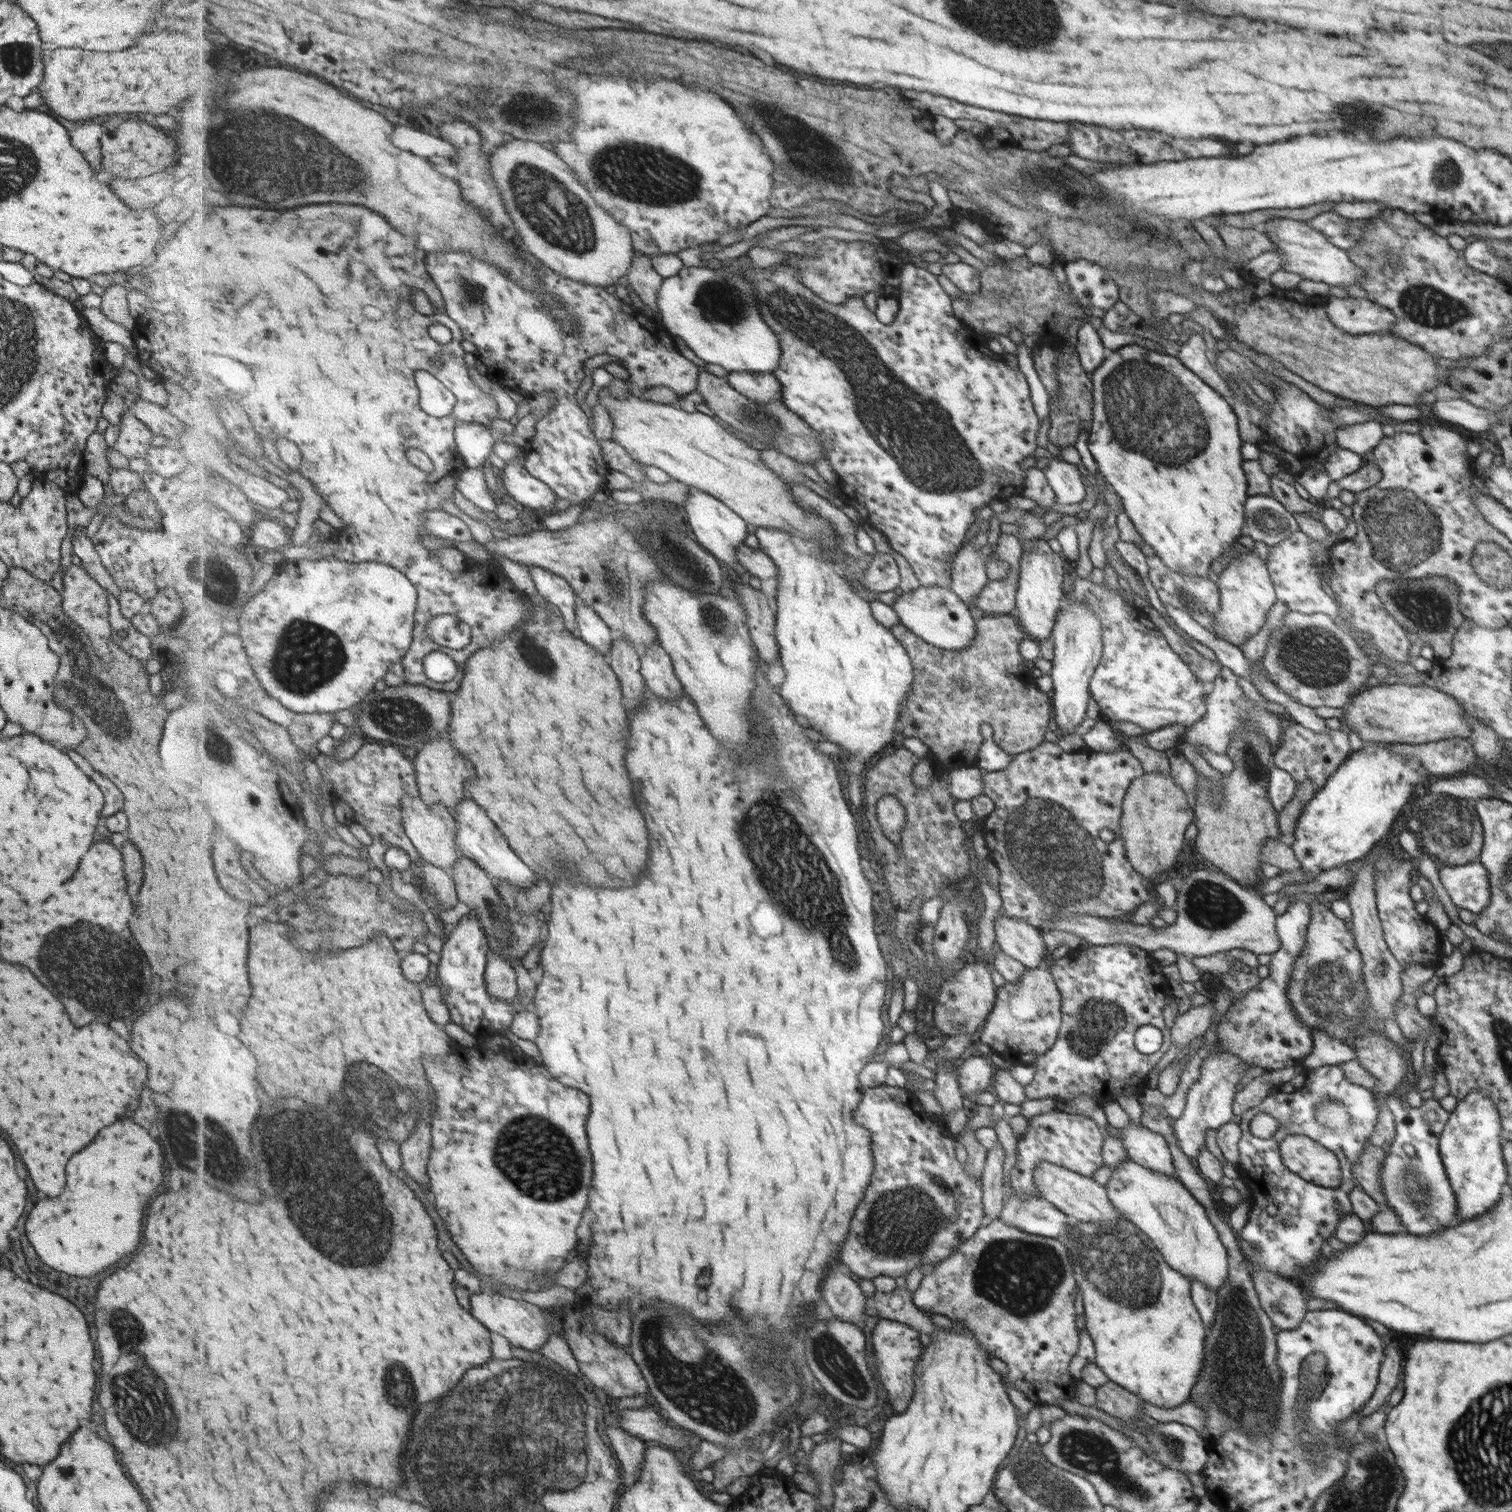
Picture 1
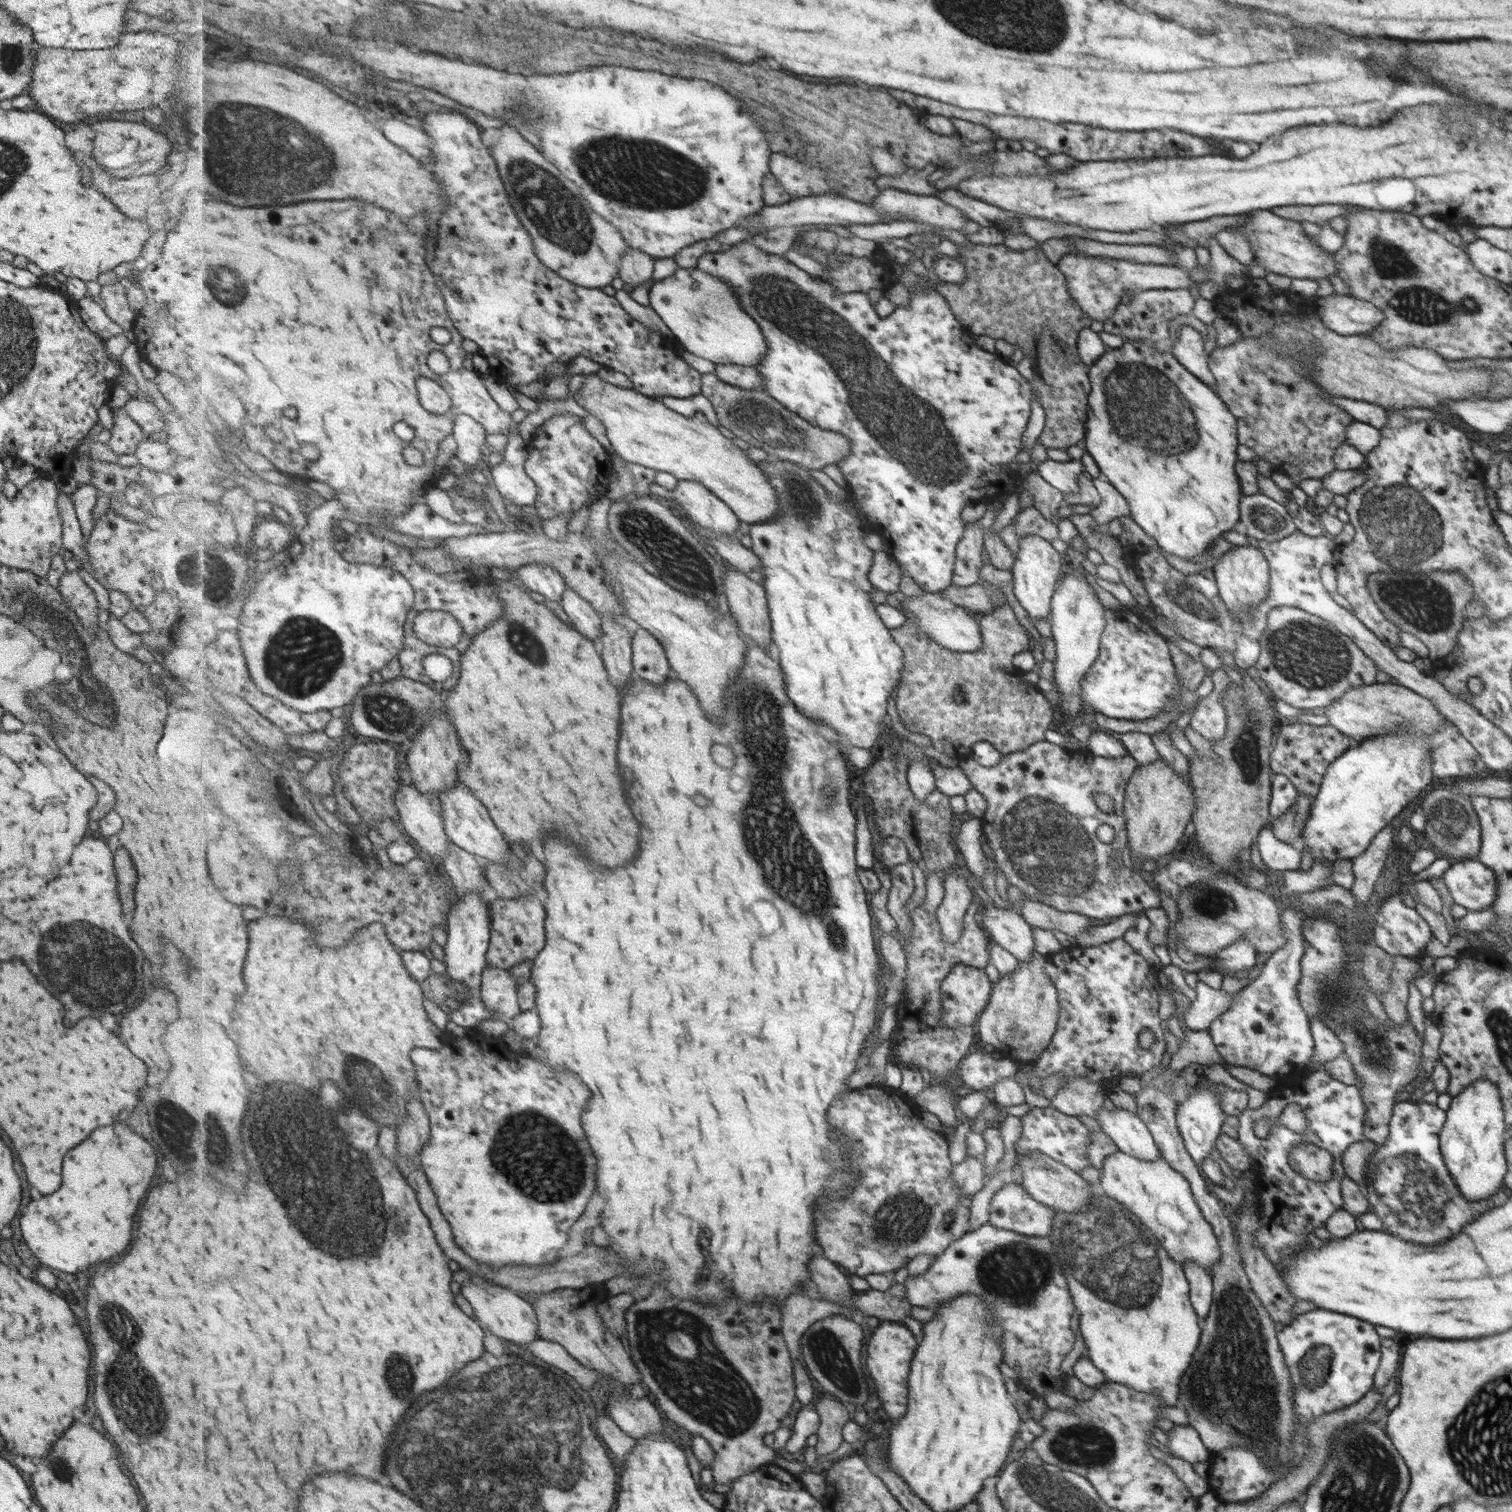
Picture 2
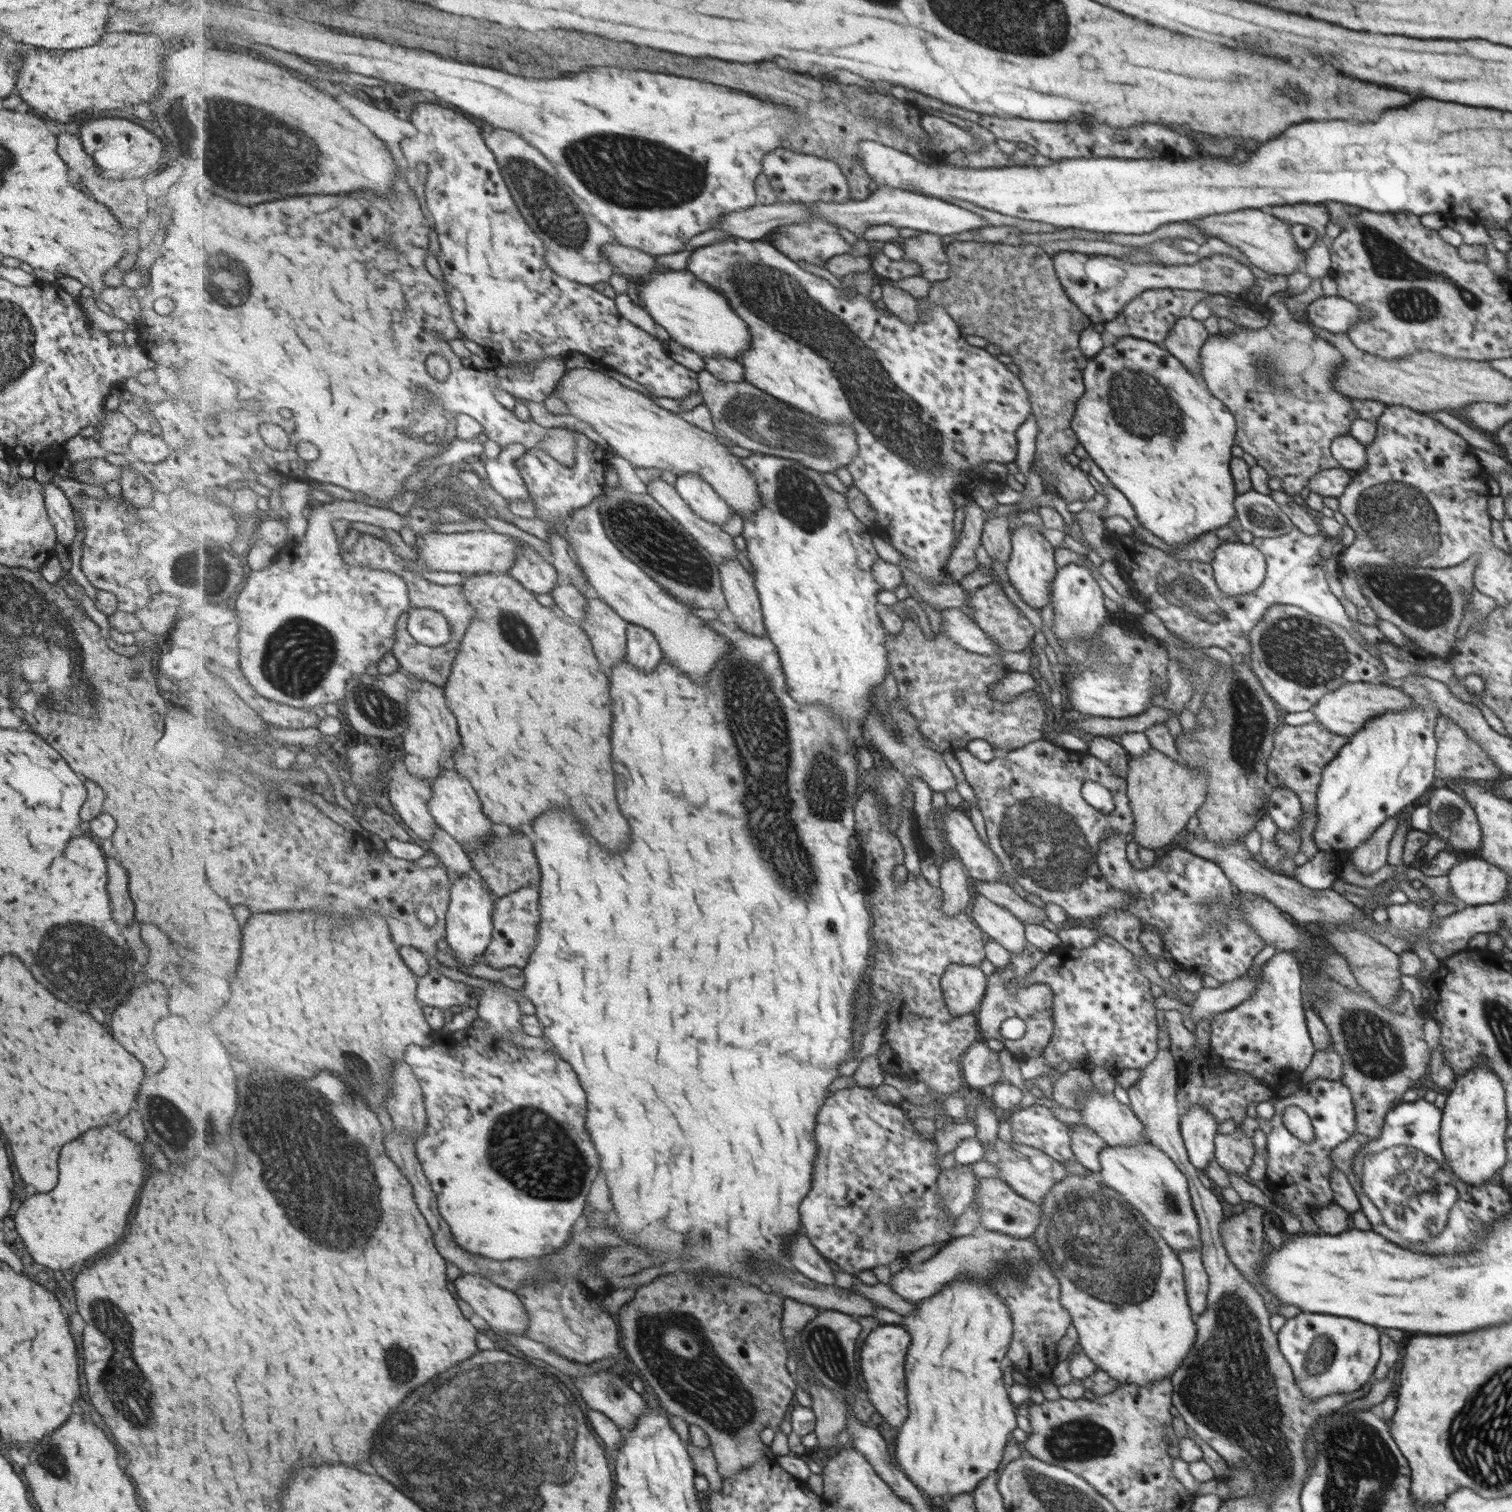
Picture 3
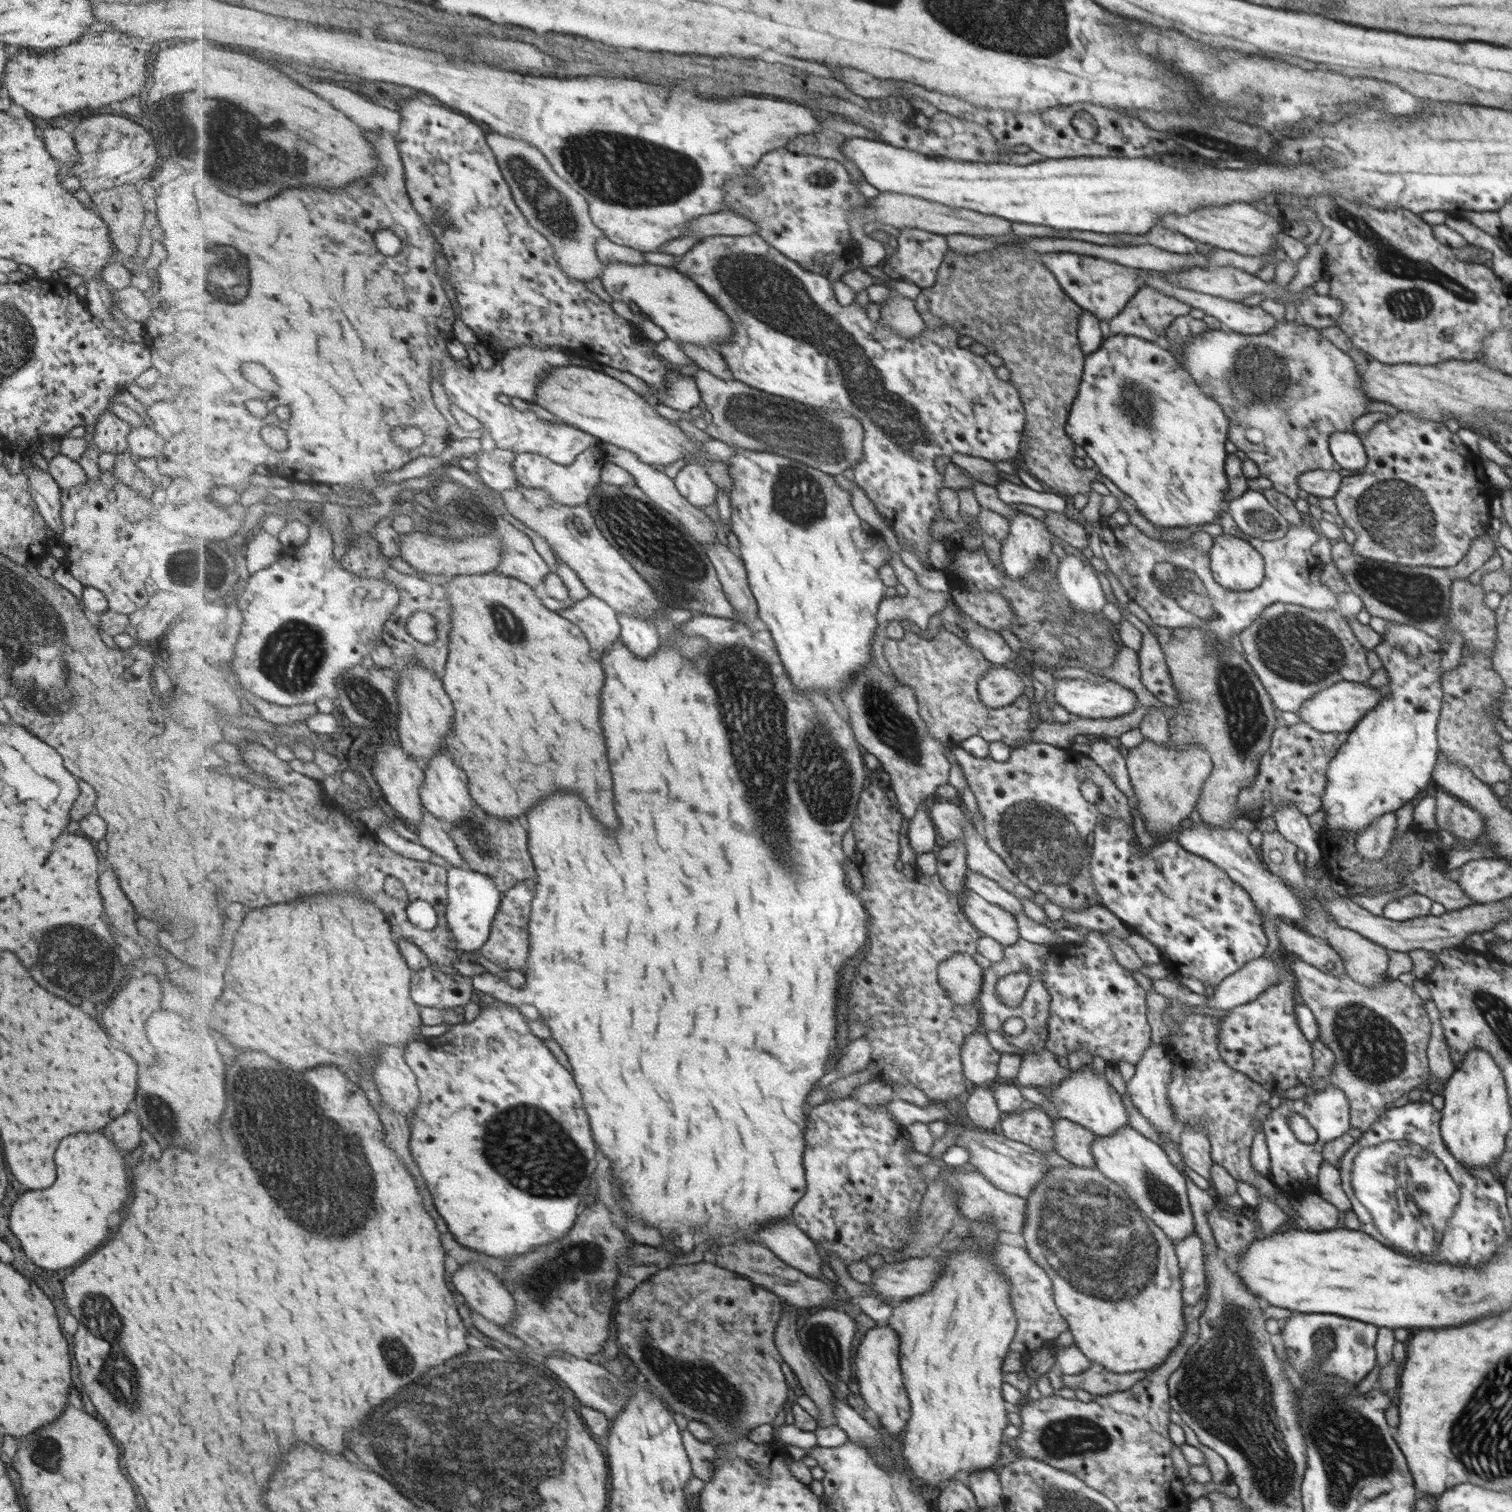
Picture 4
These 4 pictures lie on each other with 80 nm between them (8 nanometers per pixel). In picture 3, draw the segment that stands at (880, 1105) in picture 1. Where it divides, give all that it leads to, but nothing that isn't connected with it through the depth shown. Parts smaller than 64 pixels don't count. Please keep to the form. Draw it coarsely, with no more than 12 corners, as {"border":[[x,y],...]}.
{"border":[[871,1088],[815,1118],[803,1232],[858,1276],[949,1239],[935,1140]]}

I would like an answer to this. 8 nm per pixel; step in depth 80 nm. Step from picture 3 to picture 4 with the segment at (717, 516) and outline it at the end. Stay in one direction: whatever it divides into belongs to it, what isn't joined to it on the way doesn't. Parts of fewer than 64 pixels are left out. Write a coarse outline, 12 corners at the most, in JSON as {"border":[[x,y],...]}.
{"border":[[689,463],[674,479],[701,509],[718,501],[707,467]]}

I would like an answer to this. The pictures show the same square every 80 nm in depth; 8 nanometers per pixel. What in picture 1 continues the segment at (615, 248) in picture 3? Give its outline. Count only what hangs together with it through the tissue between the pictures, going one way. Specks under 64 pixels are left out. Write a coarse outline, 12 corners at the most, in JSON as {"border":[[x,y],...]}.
{"border":[[648,255],[634,256],[626,278],[641,300],[660,313],[665,278]]}

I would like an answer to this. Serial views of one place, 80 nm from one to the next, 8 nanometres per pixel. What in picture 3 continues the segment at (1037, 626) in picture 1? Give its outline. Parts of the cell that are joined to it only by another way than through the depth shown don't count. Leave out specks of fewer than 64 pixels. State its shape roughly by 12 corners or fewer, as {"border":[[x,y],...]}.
{"border":[[1034,526],[1010,534],[1008,581],[1025,604],[1047,604],[1053,548]]}

